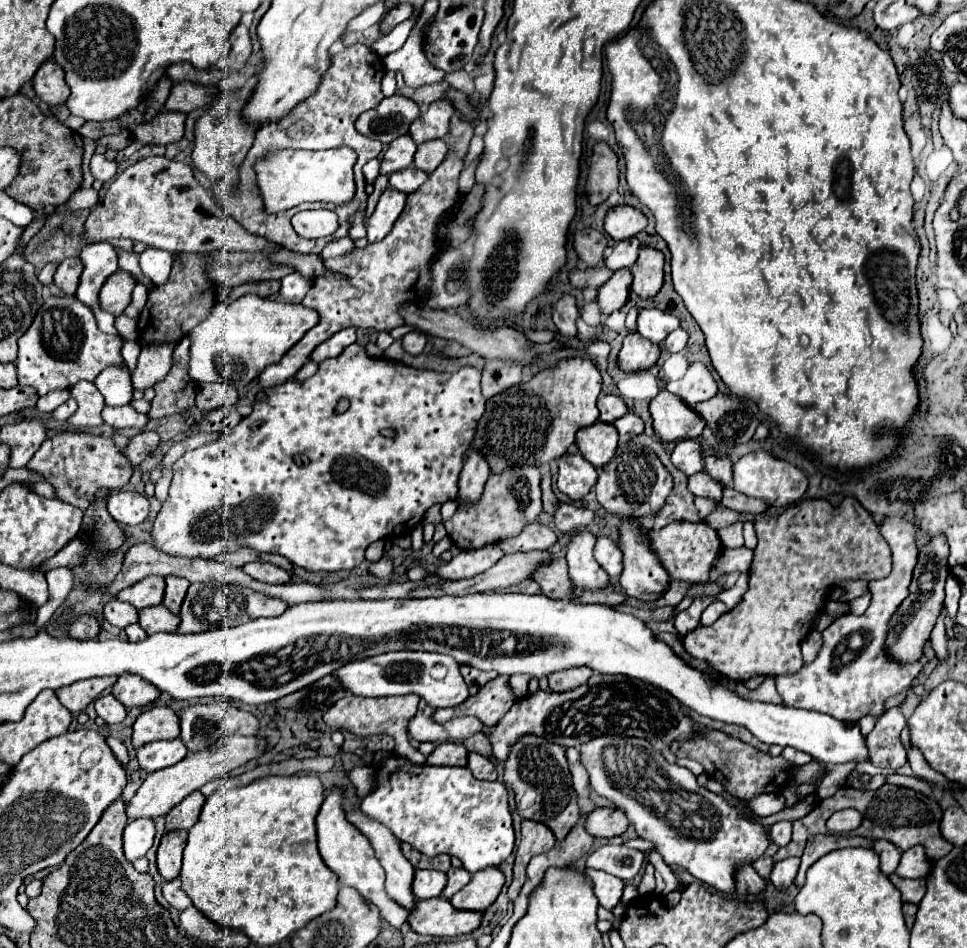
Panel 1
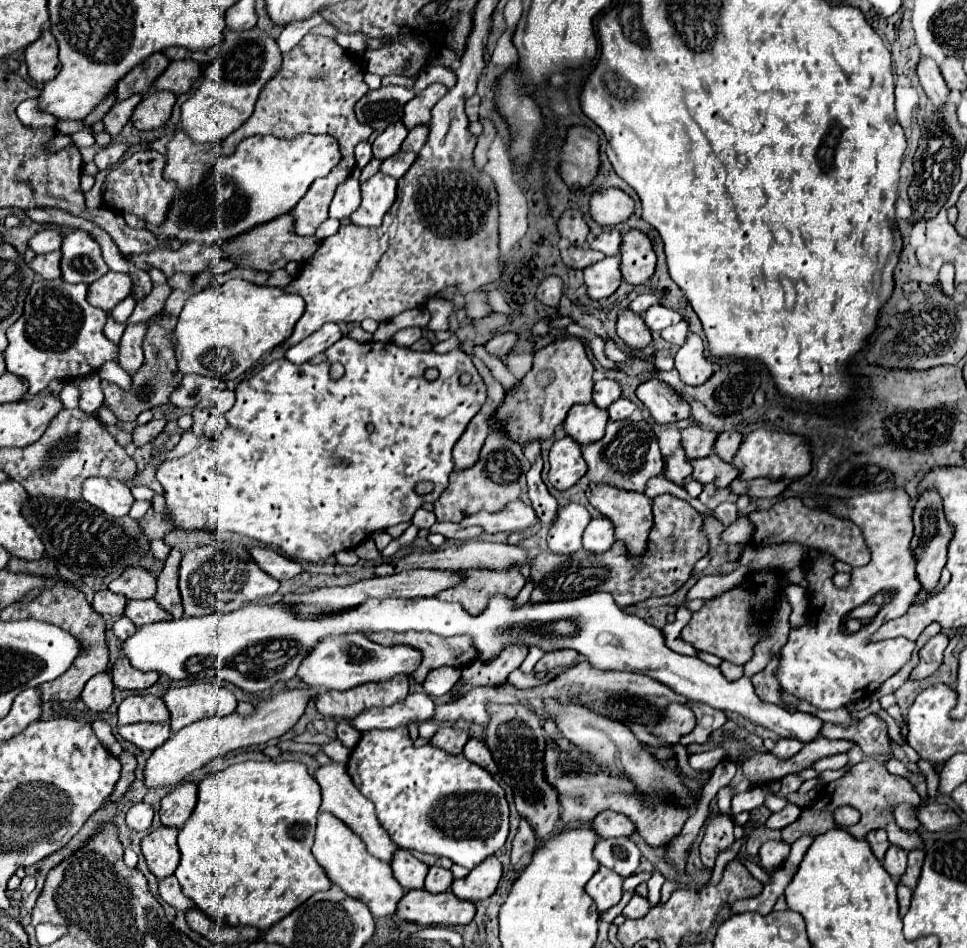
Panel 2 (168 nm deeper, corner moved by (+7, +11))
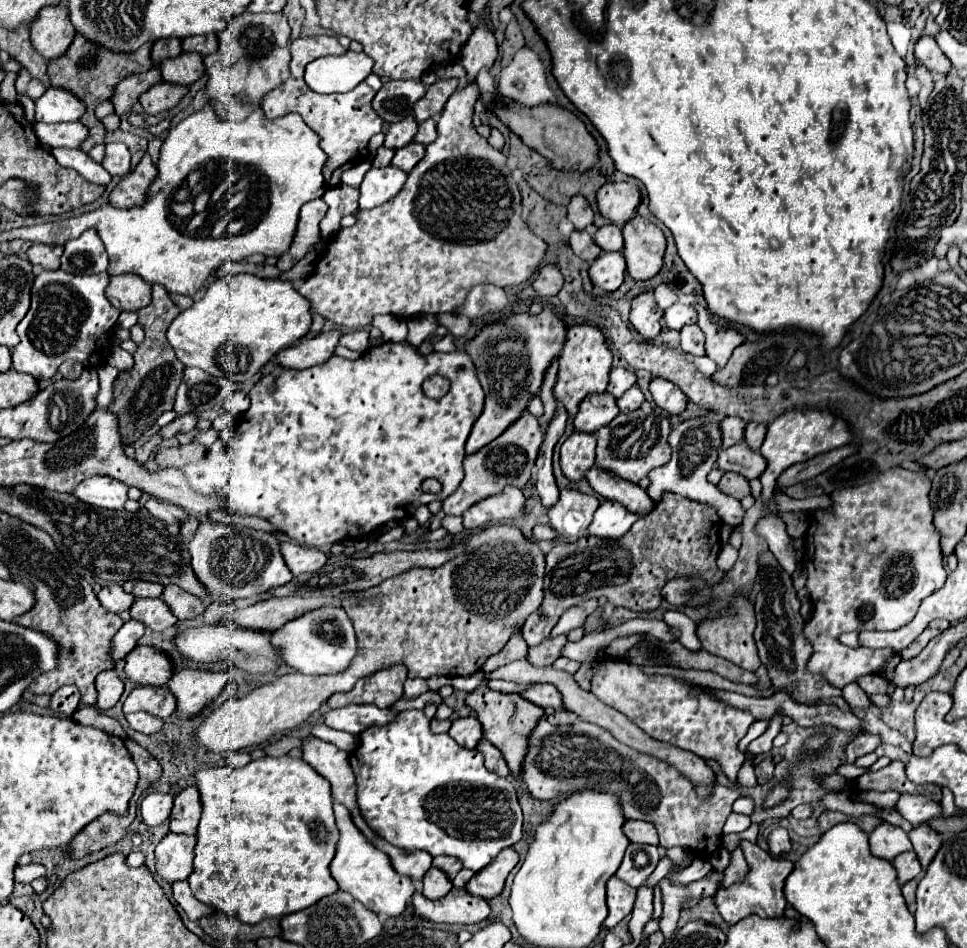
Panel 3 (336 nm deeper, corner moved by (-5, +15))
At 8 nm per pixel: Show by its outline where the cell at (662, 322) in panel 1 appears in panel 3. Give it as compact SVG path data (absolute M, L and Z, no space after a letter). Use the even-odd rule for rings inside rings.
M672 304L666 312L664 312L664 320L668 324L668 328L672 330L680 330L686 324L696 324L698 314L692 306L684 306L684 304Z

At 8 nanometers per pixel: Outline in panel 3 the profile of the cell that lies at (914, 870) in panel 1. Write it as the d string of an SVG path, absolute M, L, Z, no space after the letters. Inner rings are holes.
M912 850L910 852L902 852L900 856L896 856L892 860L892 864L894 864L896 872L898 872L898 882L900 884L906 884L908 880L920 876L920 872L922 872L920 862L916 860L916 852L912 852Z

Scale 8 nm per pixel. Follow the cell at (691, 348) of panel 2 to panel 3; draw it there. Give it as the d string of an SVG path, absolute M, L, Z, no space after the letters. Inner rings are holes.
M698 303L692 304L698 314L698 326L706 334L706 356L716 360L718 368L724 368L732 350L744 342L744 336L726 322L712 320L710 312Z

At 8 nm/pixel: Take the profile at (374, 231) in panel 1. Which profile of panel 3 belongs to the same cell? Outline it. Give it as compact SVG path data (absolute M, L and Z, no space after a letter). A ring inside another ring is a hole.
M396 166L370 168L360 184L360 208L368 210L392 200L392 196L400 192L404 180L406 174Z

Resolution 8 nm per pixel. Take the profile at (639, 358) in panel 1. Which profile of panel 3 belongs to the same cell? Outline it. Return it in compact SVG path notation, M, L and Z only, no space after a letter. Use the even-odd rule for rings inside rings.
M644 292L632 300L630 322L644 338L656 338L660 334L662 310L654 300L654 292Z

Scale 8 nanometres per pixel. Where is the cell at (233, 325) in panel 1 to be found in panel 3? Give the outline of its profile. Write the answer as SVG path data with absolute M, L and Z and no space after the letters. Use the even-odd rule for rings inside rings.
M236 274L214 280L202 300L174 318L166 338L184 366L196 366L210 376L226 376L238 384L250 380L282 348L304 338L310 324L310 302L288 280Z

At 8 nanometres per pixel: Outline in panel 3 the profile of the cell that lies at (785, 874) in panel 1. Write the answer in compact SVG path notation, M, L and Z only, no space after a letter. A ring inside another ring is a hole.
M774 828L768 838L768 848L772 856L784 856L790 852L790 838L788 838L788 830L786 828Z

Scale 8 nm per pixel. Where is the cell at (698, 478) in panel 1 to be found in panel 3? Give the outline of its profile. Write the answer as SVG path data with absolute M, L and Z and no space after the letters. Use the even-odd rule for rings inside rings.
M740 442L740 444L734 444L732 448L722 450L716 466L752 480L766 470L766 458L760 452L750 450L746 442Z

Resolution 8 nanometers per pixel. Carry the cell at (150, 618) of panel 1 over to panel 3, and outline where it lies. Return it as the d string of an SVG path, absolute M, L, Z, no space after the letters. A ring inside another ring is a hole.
M136 598L130 608L130 616L156 632L162 632L178 622L162 598Z

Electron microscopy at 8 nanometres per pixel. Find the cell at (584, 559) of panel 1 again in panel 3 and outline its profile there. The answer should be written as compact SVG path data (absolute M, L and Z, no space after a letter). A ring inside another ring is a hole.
M562 488L558 502L548 510L550 526L564 542L576 542L586 534L600 500L592 494Z

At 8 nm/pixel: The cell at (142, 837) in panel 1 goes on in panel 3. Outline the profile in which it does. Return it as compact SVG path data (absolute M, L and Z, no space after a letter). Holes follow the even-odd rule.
M162 792L148 794L140 804L140 812L142 812L146 826L162 824L170 816L172 800L174 800L174 796L170 796L170 794L162 794Z

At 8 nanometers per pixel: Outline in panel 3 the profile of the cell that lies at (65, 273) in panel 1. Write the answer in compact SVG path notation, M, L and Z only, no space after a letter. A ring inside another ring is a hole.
M32 244L28 248L28 260L34 266L42 266L44 270L56 270L60 268L60 256L64 248L62 246L48 246L48 244Z

